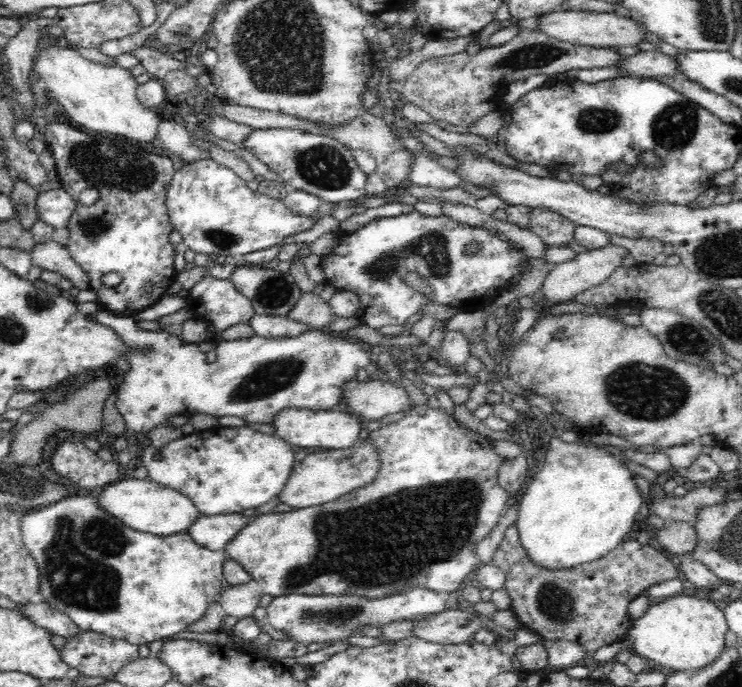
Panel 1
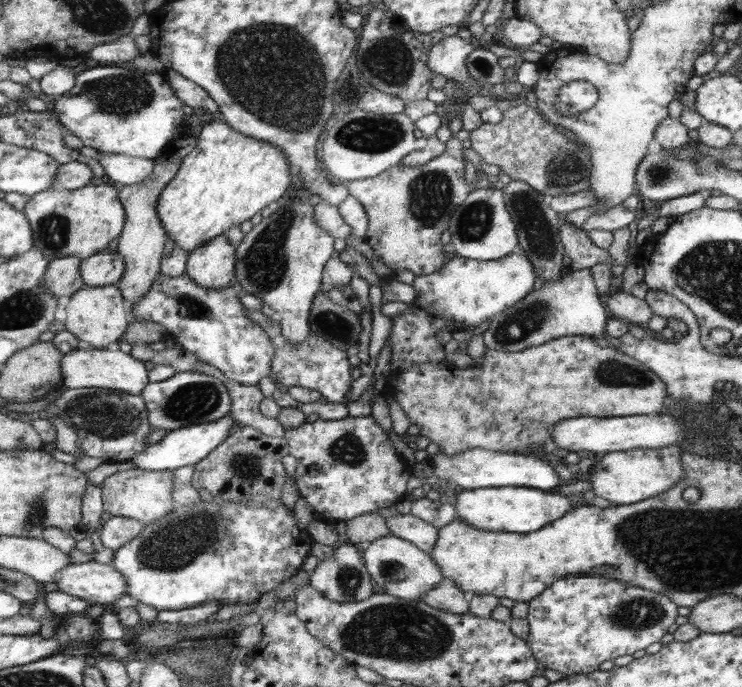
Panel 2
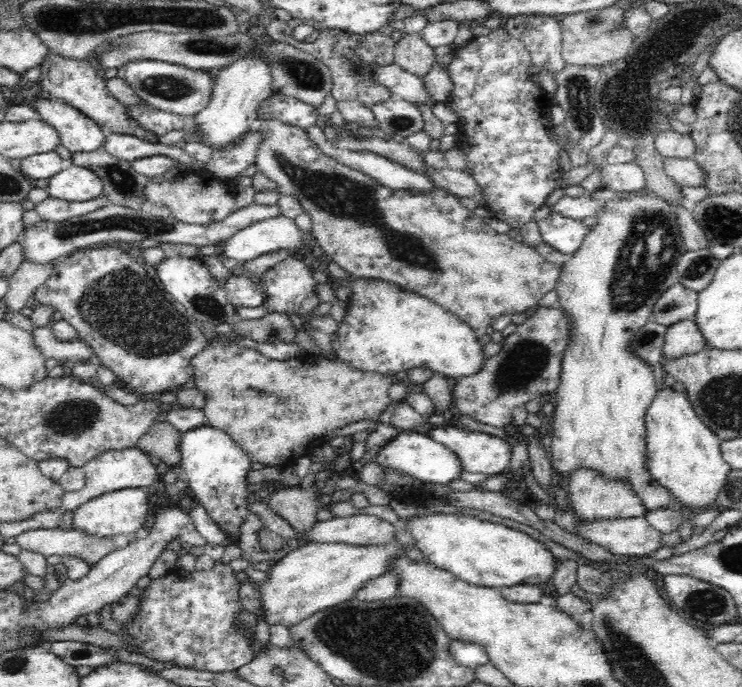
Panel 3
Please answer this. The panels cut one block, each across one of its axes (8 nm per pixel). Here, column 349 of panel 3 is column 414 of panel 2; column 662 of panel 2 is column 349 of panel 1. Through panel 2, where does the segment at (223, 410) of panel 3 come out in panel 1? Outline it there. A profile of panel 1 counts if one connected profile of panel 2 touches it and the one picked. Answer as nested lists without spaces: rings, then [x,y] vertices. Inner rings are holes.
[[[374,376],[366,381],[358,381],[356,377],[352,377],[342,385],[344,398],[352,410],[352,415],[356,412],[360,414],[360,418],[364,416],[366,423],[404,411],[410,403],[408,392],[402,385]]]

